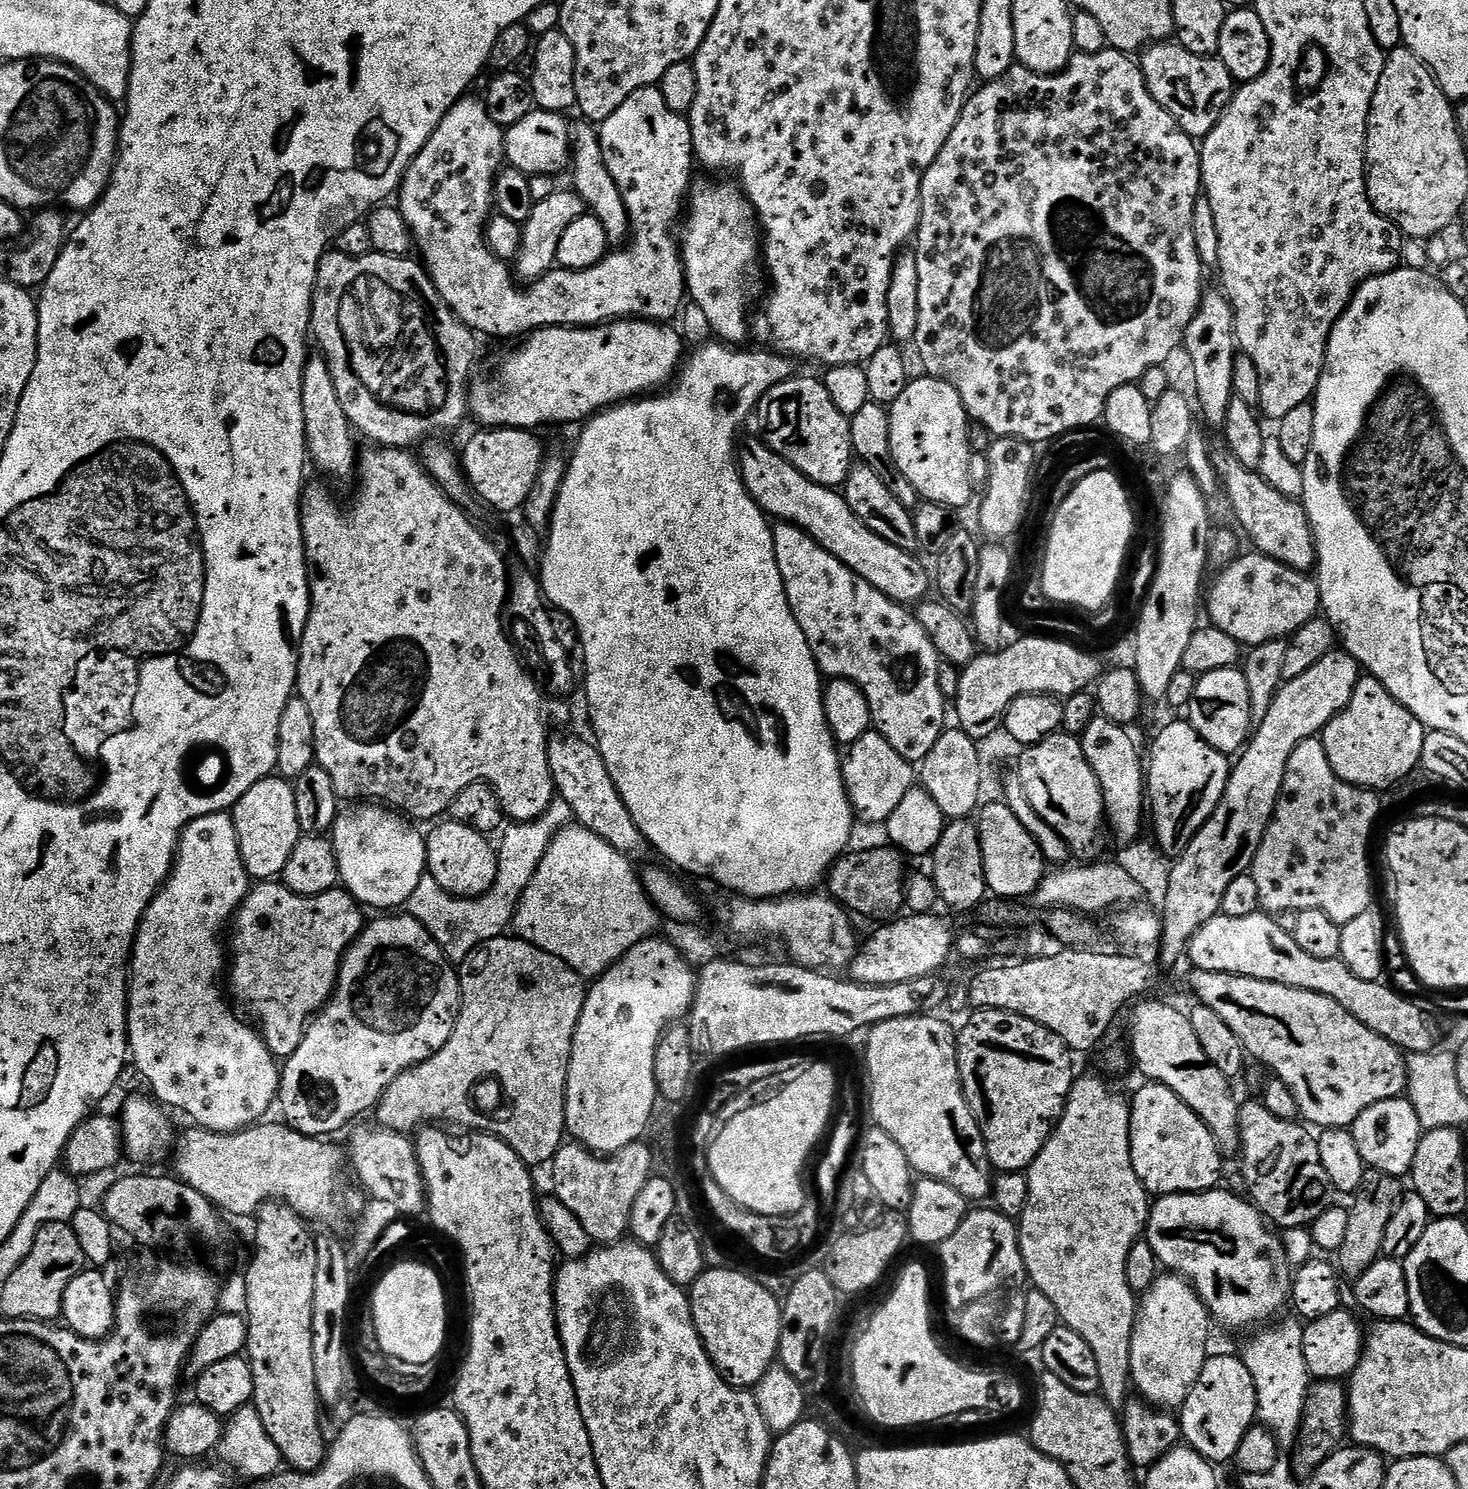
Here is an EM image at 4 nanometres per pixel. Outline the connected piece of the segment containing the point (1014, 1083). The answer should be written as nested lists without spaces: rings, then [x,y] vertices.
[[[981,1008],[971,1014],[973,1016],[969,1018],[968,1025],[962,1030],[959,1029],[956,1038],[956,1061],[960,1067],[960,1085],[964,1088],[964,1097],[974,1114],[976,1125],[980,1127],[980,1133],[988,1151],[989,1165],[997,1173],[1024,1172],[1032,1165],[1034,1158],[1038,1158],[1042,1146],[1051,1136],[1053,1128],[1055,1128],[1056,1123],[1059,1122],[1060,1116],[1064,1112],[1064,1104],[1068,1100],[1068,1092],[1074,1083],[1074,1075],[1072,1076],[1073,1053],[1064,1045],[1062,1038],[1058,1038],[1058,1034],[1046,1030],[1046,1026],[1038,1026],[1038,1022],[1030,1022],[1030,1018],[1022,1018],[1018,1014],[1007,1012],[1006,1010],[990,1010],[989,1008]]]

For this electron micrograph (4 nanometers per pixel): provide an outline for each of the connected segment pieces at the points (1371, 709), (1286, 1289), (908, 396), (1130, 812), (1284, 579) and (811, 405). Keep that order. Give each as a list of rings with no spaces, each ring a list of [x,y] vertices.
[[[1371,674],[1361,675],[1358,686],[1354,686],[1354,698],[1336,717],[1329,722],[1322,733],[1326,758],[1330,758],[1330,770],[1342,778],[1342,782],[1352,784],[1355,788],[1369,790],[1387,790],[1393,788],[1398,781],[1406,778],[1420,767],[1422,742],[1426,729],[1406,706],[1399,704],[1382,686],[1382,682]]]
[[[1220,1191],[1180,1192],[1177,1196],[1159,1197],[1148,1213],[1146,1239],[1156,1259],[1169,1273],[1182,1276],[1194,1285],[1215,1319],[1217,1316],[1228,1328],[1255,1329],[1279,1317],[1279,1312],[1286,1308],[1292,1294],[1294,1272],[1281,1237],[1269,1227],[1251,1199]]]
[[[927,374],[909,379],[906,390],[888,408],[890,418],[890,450],[894,454],[894,462],[902,474],[906,474],[906,482],[914,486],[921,501],[930,504],[941,504],[953,510],[961,510],[972,500],[972,448],[968,445],[968,411],[962,406],[962,398],[958,398],[958,390],[946,382]]]
[[[1096,714],[1079,737],[1086,760],[1101,784],[1107,827],[1112,827],[1113,834],[1124,846],[1139,841],[1142,836],[1140,827],[1146,824],[1146,764],[1128,732],[1131,731],[1125,725]]]
[[[1255,550],[1249,551],[1249,556],[1244,556],[1245,554],[1237,555],[1236,559],[1228,565],[1227,568],[1223,569],[1219,573],[1220,577],[1216,580],[1216,585],[1212,588],[1212,593],[1207,593],[1206,596],[1206,616],[1210,619],[1211,627],[1222,630],[1222,634],[1230,634],[1230,638],[1234,638],[1242,646],[1251,646],[1254,644],[1261,644],[1262,642],[1270,642],[1271,640],[1283,640],[1285,638],[1291,637],[1293,633],[1296,633],[1300,627],[1304,626],[1312,619],[1318,616],[1321,611],[1320,607],[1320,585],[1311,575],[1305,574],[1303,572],[1295,572],[1293,568],[1287,568],[1282,562],[1278,562],[1274,558],[1269,556],[1263,556],[1260,552]]]
[[[796,374],[791,380],[776,384],[761,398],[759,416],[764,443],[806,474],[806,478],[824,488],[835,489],[848,481],[854,463],[850,420],[834,406],[823,379]]]

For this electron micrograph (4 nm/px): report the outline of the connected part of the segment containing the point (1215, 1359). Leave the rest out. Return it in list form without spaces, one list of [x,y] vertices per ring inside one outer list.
[[[1209,1355],[1207,1362],[1202,1366],[1202,1374],[1198,1374],[1198,1382],[1194,1382],[1186,1402],[1178,1410],[1178,1419],[1183,1443],[1189,1448],[1193,1448],[1202,1458],[1215,1466],[1221,1466],[1227,1460],[1235,1461],[1243,1438],[1258,1420],[1254,1378],[1250,1378],[1250,1370],[1246,1370],[1243,1359],[1239,1355]]]

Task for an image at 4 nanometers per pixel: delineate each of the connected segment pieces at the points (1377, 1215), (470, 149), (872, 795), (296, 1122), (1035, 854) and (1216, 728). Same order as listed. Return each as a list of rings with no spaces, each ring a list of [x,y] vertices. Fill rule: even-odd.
[[[1375,1170],[1365,1171],[1362,1186],[1353,1199],[1356,1201],[1348,1208],[1350,1223],[1346,1229],[1346,1238],[1334,1254],[1334,1263],[1341,1277],[1348,1279],[1349,1276],[1349,1281],[1354,1282],[1362,1274],[1366,1274],[1366,1270],[1370,1270],[1370,1266],[1374,1266],[1376,1260],[1381,1259],[1382,1237],[1386,1234],[1386,1225],[1390,1223],[1390,1217],[1402,1202],[1406,1191],[1404,1184],[1405,1181],[1398,1176]]]
[[[653,86],[650,88],[640,88],[634,94],[630,94],[630,98],[626,98],[626,102],[622,102],[622,106],[618,106],[618,110],[614,110],[614,114],[610,114],[610,118],[603,120],[598,126],[598,131],[600,134],[600,145],[602,146],[602,158],[606,162],[606,170],[610,170],[610,175],[614,177],[614,183],[618,185],[618,190],[622,194],[622,202],[626,202],[626,210],[630,218],[630,226],[632,227],[631,237],[619,250],[609,251],[604,259],[589,268],[572,272],[569,268],[553,267],[541,280],[529,283],[527,287],[525,287],[528,288],[525,292],[520,288],[516,288],[517,281],[514,279],[513,269],[509,267],[505,261],[499,260],[498,257],[488,249],[488,238],[486,235],[488,231],[488,221],[491,220],[494,215],[492,191],[496,185],[496,176],[499,174],[500,169],[505,167],[506,159],[504,150],[505,129],[501,128],[498,122],[494,122],[494,118],[490,118],[488,108],[484,104],[483,99],[476,97],[475,100],[472,94],[468,94],[457,100],[456,105],[444,115],[442,122],[438,122],[438,126],[434,130],[434,134],[430,134],[426,146],[422,146],[422,150],[410,162],[410,166],[406,171],[404,171],[404,178],[401,180],[398,189],[398,197],[400,196],[398,207],[402,218],[406,222],[406,226],[412,231],[415,251],[417,253],[420,251],[421,257],[419,256],[419,259],[422,261],[428,277],[434,282],[438,294],[452,307],[452,313],[456,315],[467,328],[471,328],[473,333],[479,334],[481,337],[483,337],[482,335],[521,335],[520,337],[523,337],[525,334],[535,332],[538,328],[595,328],[598,324],[610,324],[613,320],[672,322],[672,319],[675,321],[677,317],[681,315],[682,309],[686,304],[688,279],[684,276],[684,257],[680,255],[678,225],[681,223],[682,213],[686,208],[686,197],[689,195],[694,183],[694,175],[692,176],[692,164],[694,168],[692,128],[681,113],[670,110],[670,106],[666,106],[666,98],[662,98],[659,87]]]
[[[878,731],[867,732],[858,738],[858,742],[847,745],[846,755],[842,760],[844,785],[848,791],[848,801],[852,803],[853,813],[868,824],[883,825],[894,814],[898,802],[917,783],[913,761],[902,758],[884,735]]]
[[[384,914],[381,915],[384,916],[381,920],[376,920],[373,924],[372,921],[365,923],[359,938],[348,947],[344,961],[340,963],[340,973],[336,979],[336,988],[332,992],[332,999],[315,1016],[311,1017],[310,1023],[304,1029],[304,1037],[298,1050],[294,1050],[294,1054],[290,1054],[283,1061],[280,1074],[278,1112],[280,1108],[281,1114],[284,1115],[281,1116],[283,1123],[293,1128],[294,1131],[302,1133],[303,1136],[332,1138],[335,1132],[340,1132],[345,1127],[344,1132],[349,1125],[363,1117],[360,1116],[363,1112],[371,1113],[375,1109],[376,1105],[380,1103],[382,1094],[388,1089],[390,1082],[394,1082],[394,1078],[398,1078],[398,1074],[410,1070],[416,1064],[426,1062],[434,1053],[442,1050],[442,1046],[446,1046],[446,1042],[454,1030],[456,1016],[460,1012],[460,977],[457,969],[444,956],[443,950],[415,917],[409,914],[396,915],[400,914]]]
[[[987,804],[979,809],[980,820],[975,821],[975,826],[980,835],[982,866],[988,892],[993,897],[1011,902],[1031,897],[1046,875],[1046,861],[1042,850],[1026,830],[1026,826],[1022,826],[1022,822],[1014,818],[1014,810],[1010,810],[1008,804]]]
[[[1239,667],[1227,668],[1226,670],[1214,670],[1210,674],[1199,677],[1194,690],[1194,698],[1188,703],[1186,709],[1186,719],[1188,723],[1198,730],[1198,734],[1214,750],[1225,754],[1236,754],[1247,745],[1253,731],[1254,721],[1250,710],[1250,686],[1246,686],[1246,678]]]

